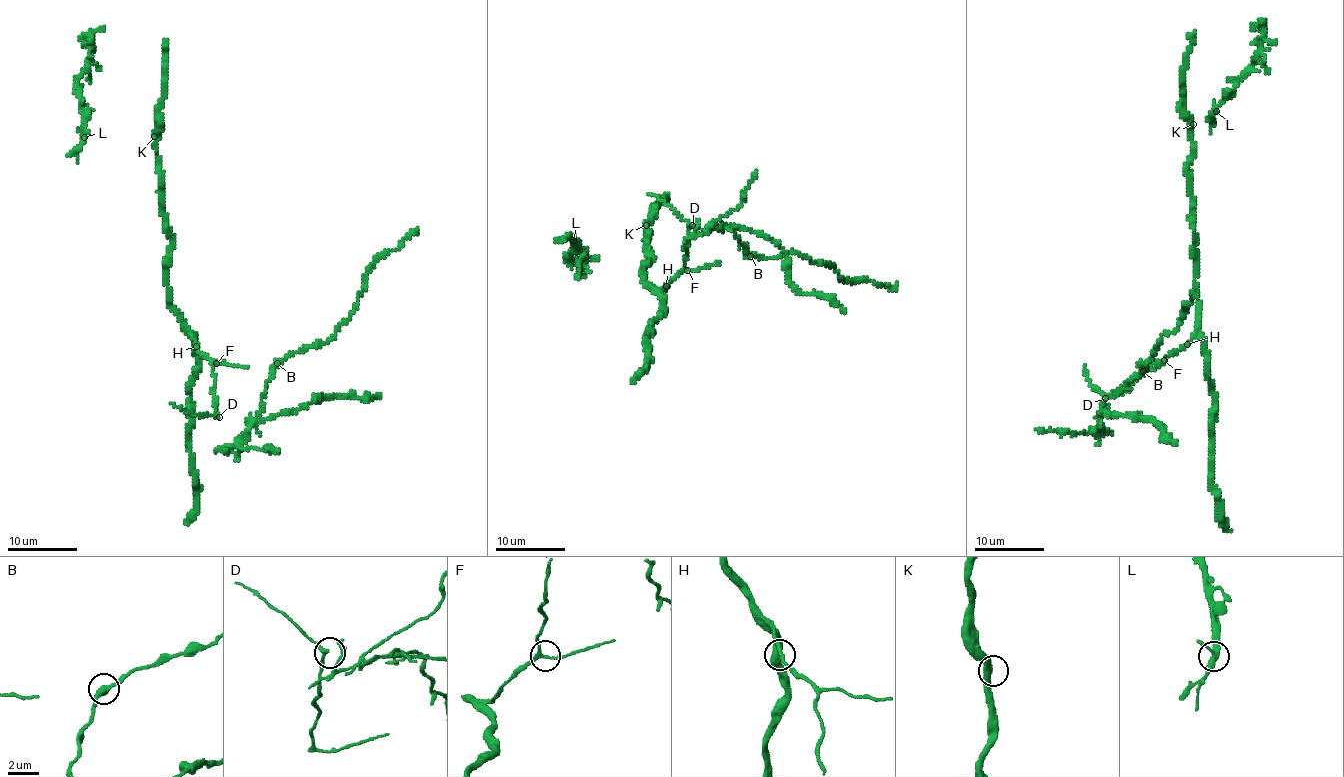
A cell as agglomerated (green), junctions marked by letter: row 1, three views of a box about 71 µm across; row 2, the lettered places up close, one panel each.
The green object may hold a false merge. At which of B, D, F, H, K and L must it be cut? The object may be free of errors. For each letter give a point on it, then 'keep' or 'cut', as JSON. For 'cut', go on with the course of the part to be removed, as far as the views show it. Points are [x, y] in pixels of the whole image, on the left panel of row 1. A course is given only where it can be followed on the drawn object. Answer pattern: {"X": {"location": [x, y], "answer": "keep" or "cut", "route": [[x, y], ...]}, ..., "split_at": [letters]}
{"B": {"location": [277, 363], "answer": "cut", "route": [[278, 362], [265, 386], [256, 420], [265, 421], [290, 413], [323, 395], [381, 397]]}, "D": {"location": [219, 417], "answer": "keep"}, "F": {"location": [216, 363], "answer": "keep"}, "H": {"location": [196, 346], "answer": "keep"}, "K": {"location": [154, 136], "answer": "keep"}, "L": {"location": [84, 137], "answer": "keep"}, "split_at": ["B"]}

